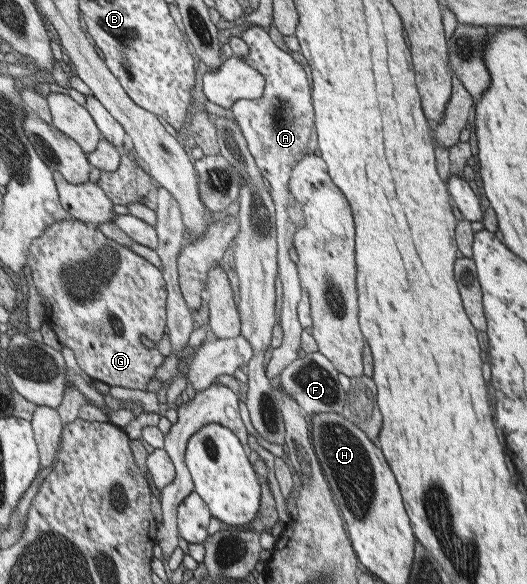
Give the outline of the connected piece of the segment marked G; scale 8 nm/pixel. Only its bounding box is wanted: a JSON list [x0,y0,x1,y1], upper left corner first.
[28,217,169,390]

